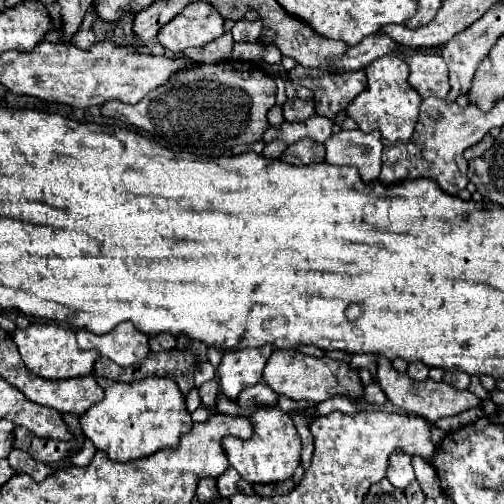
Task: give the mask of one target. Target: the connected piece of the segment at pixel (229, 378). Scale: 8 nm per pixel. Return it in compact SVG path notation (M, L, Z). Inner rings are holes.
M251 348L243 352L225 352L217 366L221 392L235 400L245 388L255 386L261 380L263 366L267 364L273 348Z

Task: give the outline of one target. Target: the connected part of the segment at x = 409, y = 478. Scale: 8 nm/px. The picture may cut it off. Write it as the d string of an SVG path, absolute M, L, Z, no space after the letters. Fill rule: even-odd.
M395 452L389 460L389 470L387 470L387 480L399 488L405 490L407 484L411 484L415 480L415 472L411 466L411 456L403 454L403 452Z

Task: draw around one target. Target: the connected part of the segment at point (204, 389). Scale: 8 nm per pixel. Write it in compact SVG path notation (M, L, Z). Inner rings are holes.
M217 380L201 384L199 386L199 396L201 396L201 404L205 408L215 410L215 404L217 404L217 398L219 398L219 384L217 384Z

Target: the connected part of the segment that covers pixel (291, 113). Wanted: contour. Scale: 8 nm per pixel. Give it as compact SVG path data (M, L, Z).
M299 96L291 98L285 102L283 106L283 116L285 120L295 120L295 122L303 122L311 116L315 116L315 100L309 98L309 100L301 100Z

